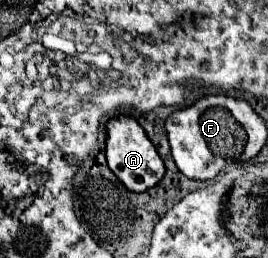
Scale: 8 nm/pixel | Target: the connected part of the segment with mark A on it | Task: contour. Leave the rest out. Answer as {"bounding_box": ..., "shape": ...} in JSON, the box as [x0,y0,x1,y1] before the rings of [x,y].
{"bounding_box":[105,117,165,193],"shape":[[[117,117],[107,123],[107,147],[105,147],[109,169],[115,177],[133,193],[145,193],[153,189],[165,177],[165,163],[159,157],[155,145],[147,139],[145,131],[135,119]]]}

